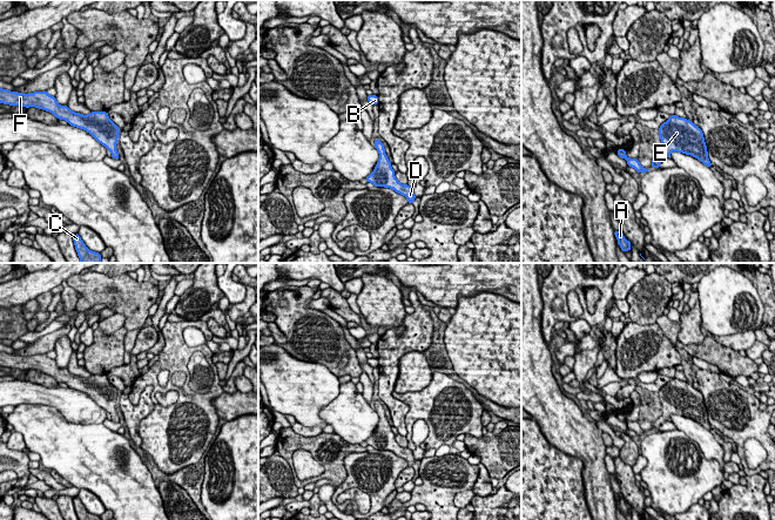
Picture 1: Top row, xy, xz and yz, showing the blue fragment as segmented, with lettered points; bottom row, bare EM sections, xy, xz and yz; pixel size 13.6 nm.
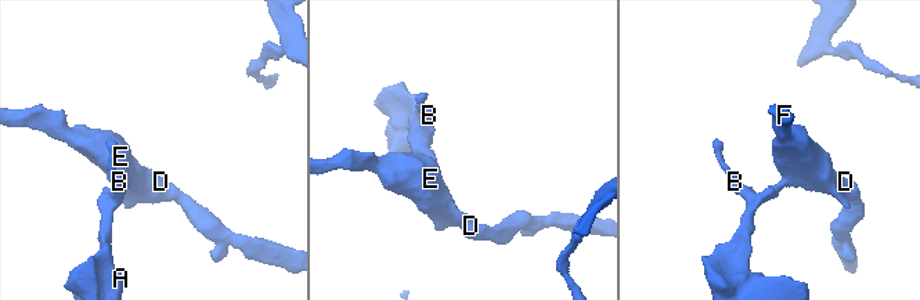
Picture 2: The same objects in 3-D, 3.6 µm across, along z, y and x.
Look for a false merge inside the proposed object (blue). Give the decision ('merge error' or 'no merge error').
no merge error

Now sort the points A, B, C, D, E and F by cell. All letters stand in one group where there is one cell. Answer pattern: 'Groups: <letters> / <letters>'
Groups: A B C D E F

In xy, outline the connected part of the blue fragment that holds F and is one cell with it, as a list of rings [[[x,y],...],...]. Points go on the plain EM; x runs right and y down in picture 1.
[[[0,351],[0,366],[26,371],[35,370],[49,374],[55,380],[67,384],[68,387],[89,396],[112,416],[112,421],[119,423],[116,406],[120,393],[108,380],[107,374],[90,374],[88,378],[75,376],[67,369],[60,369],[55,359],[49,358],[46,353],[25,357]]]

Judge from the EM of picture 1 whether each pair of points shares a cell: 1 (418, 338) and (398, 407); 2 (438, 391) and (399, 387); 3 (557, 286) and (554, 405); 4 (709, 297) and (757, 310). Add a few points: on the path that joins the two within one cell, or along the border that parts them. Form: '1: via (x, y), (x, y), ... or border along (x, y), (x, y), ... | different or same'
1: via (399, 350), (389, 360), (388, 389) | same
2: border along (433, 372), (430, 382), (420, 390), (395, 392) | different
3: border along (540, 296), (541, 335), (544, 339) | different
4: via (721, 309), (734, 322), (746, 322) | same

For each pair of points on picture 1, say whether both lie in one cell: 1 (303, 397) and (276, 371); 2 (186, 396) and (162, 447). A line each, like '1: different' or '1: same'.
1: same
2: same

